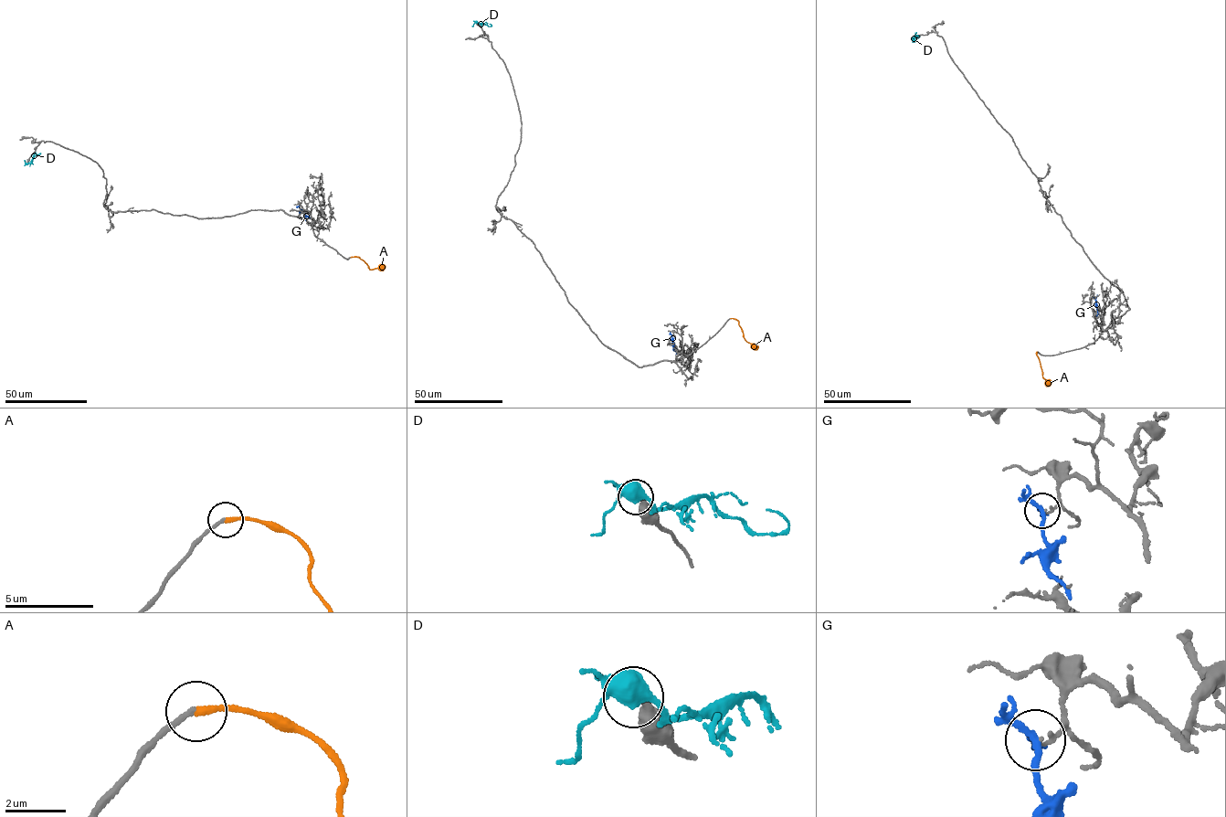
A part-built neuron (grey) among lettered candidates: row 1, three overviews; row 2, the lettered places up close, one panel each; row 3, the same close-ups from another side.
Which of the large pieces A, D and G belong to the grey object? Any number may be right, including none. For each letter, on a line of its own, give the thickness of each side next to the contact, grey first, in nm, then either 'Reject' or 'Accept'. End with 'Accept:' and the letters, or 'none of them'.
A: Thickness 200 nm (grey) against 240 nm. Reject
D: Thickness 130 nm (grey) against 400 nm. Reject
G: Thickness 130 nm (grey) against 180 nm. Reject
Accept: none of them

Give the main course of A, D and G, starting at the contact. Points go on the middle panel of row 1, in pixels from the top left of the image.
A: (730, 318), (737, 320), (745, 339), (757, 348)
D: (476, 22), (491, 26), (490, 24)
G: (671, 335), (676, 354)

